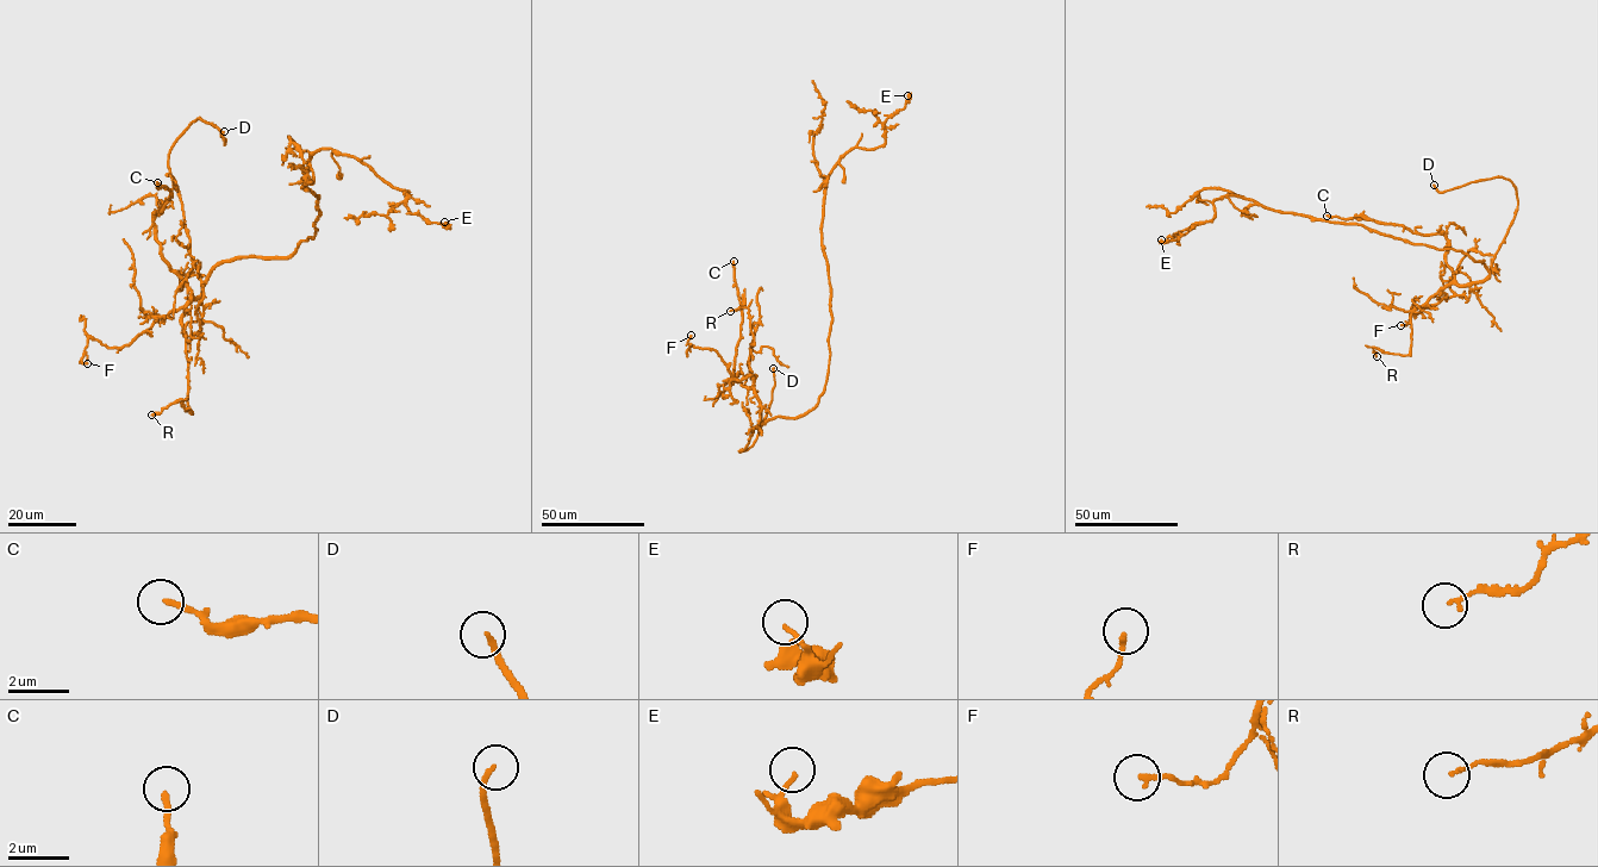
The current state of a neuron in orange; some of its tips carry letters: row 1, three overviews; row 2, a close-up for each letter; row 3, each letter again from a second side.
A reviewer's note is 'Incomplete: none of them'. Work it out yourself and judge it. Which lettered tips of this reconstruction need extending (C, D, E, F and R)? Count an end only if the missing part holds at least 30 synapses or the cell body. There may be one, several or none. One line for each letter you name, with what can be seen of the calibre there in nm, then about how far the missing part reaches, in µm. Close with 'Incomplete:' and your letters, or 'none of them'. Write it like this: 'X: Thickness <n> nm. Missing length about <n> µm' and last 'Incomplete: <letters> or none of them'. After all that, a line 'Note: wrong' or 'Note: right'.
D: Thickness 170 nm. Missing length about 4 µm
Incomplete: D
Note: wrong

